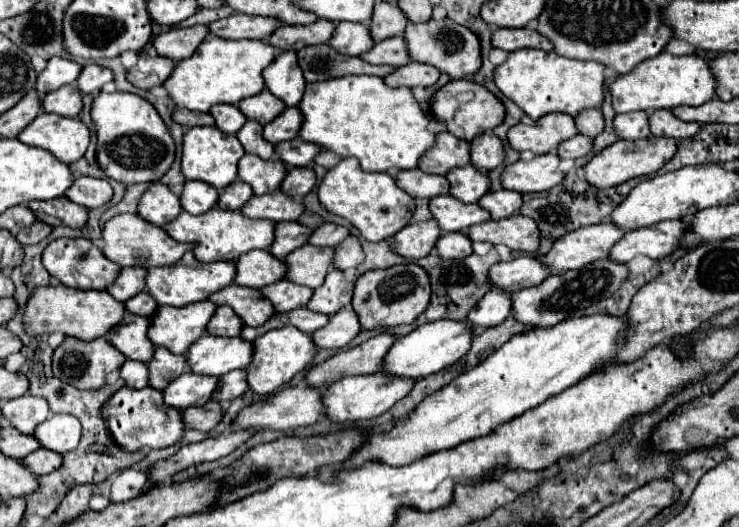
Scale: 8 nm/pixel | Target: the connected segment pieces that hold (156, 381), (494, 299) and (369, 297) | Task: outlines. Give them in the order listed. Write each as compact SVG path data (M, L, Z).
M155 348L153 360L149 366L149 386L155 390L163 390L171 380L181 376L185 368L185 356L177 356L167 348Z
M491 288L477 302L477 306L467 314L467 322L477 332L477 330L485 330L489 326L501 324L507 316L509 316L509 294L495 292L495 288Z
M399 264L387 270L371 270L355 280L353 288L353 312L359 318L363 330L395 328L399 324L411 324L429 304L429 276L417 264Z

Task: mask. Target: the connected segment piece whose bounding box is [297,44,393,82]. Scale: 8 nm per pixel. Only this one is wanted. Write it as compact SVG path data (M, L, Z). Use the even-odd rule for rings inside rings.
M329 44L303 48L301 52L297 52L297 60L307 82L321 82L347 74L373 74L383 78L393 72L391 66L373 66L357 56L339 54L337 50L329 48Z

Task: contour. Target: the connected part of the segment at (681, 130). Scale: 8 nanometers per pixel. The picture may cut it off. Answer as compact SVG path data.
M655 110L653 114L649 112L649 128L651 128L651 136L665 136L665 138L673 138L673 140L683 140L683 138L697 134L701 126L693 124L693 122L675 120L671 110Z

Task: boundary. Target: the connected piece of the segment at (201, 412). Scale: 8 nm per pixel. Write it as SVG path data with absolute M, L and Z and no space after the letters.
M207 402L199 408L185 408L181 410L181 420L185 426L201 432L211 432L221 422L221 408L217 402Z

